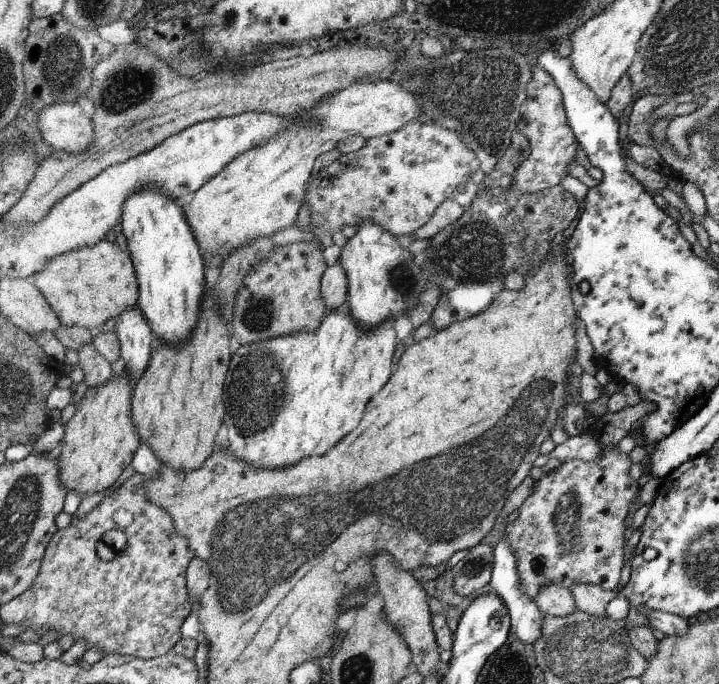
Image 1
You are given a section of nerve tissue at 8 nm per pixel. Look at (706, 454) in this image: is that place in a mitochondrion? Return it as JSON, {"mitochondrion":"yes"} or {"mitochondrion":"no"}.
{"mitochondrion":"no"}

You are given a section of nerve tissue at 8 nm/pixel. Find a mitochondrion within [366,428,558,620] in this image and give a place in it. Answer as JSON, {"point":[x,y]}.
{"point":[476,565]}

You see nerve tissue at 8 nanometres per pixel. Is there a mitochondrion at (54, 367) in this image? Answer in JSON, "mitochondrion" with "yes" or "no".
{"mitochondrion":"no"}

